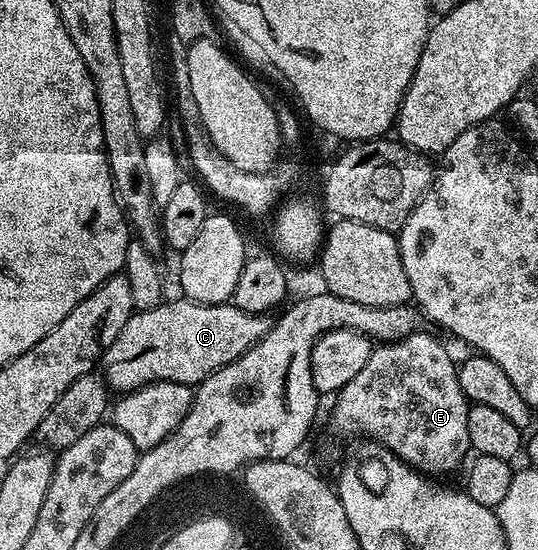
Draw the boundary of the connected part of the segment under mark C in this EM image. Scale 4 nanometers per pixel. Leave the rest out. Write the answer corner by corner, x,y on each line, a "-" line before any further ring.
163,300
155,309
139,309
106,348
100,362
101,376
115,394
133,393
153,381
171,381
196,387
208,375
240,359
271,327
269,316
249,313
233,303
205,305
199,301

